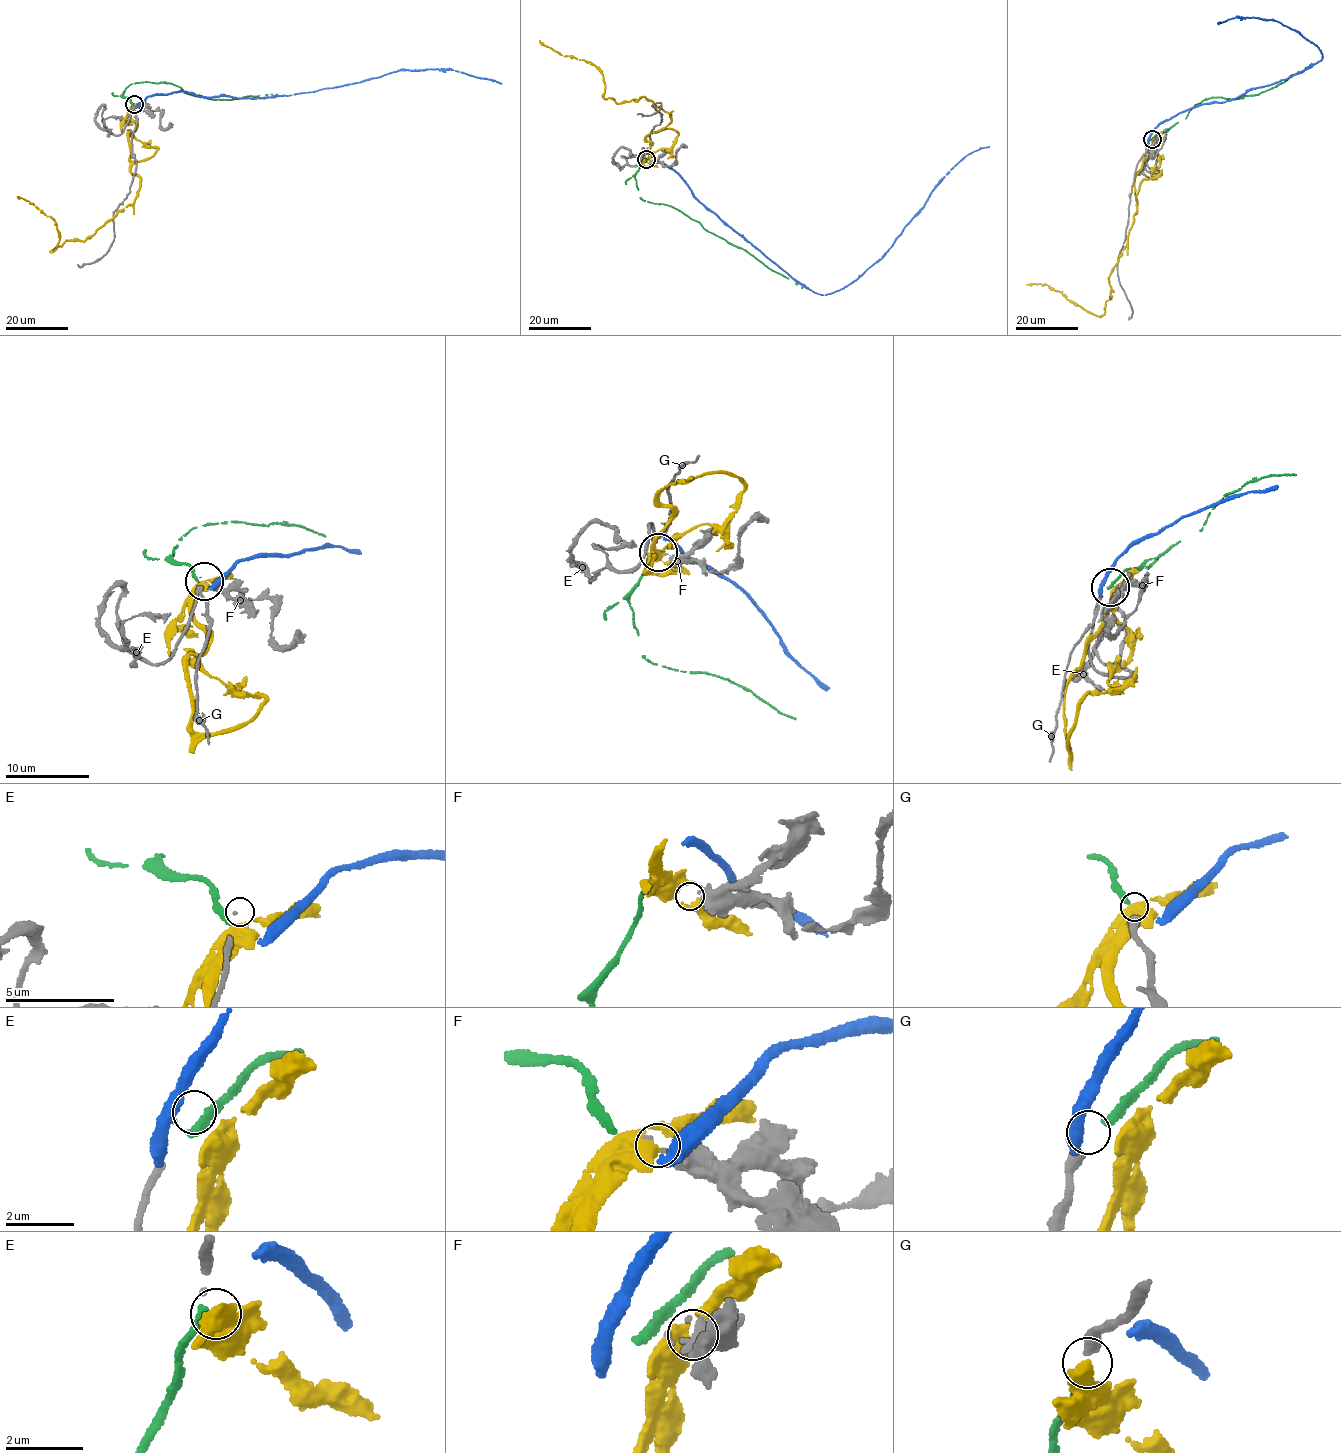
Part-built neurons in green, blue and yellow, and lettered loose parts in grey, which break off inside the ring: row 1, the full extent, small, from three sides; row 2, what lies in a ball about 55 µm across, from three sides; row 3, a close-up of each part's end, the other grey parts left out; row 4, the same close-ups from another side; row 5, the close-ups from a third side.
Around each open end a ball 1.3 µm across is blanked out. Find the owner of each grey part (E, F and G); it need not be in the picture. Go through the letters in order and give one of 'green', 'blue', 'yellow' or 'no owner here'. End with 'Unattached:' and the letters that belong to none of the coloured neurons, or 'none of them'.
E: no owner here
F: yellow
G: green
Unattached: E

